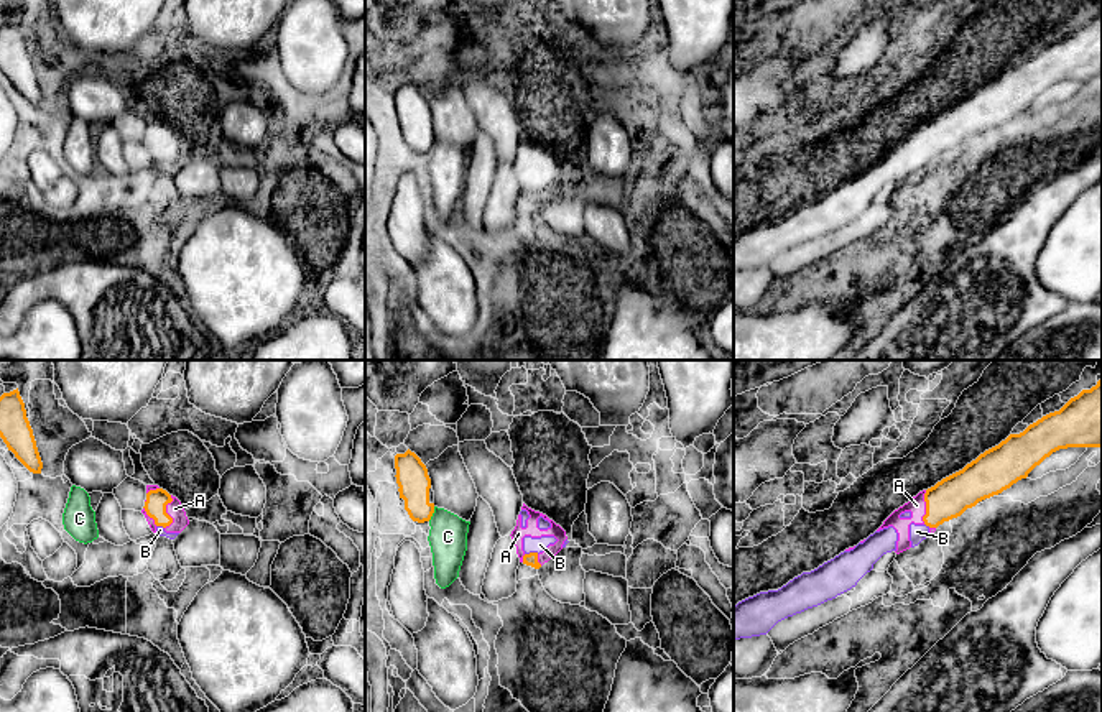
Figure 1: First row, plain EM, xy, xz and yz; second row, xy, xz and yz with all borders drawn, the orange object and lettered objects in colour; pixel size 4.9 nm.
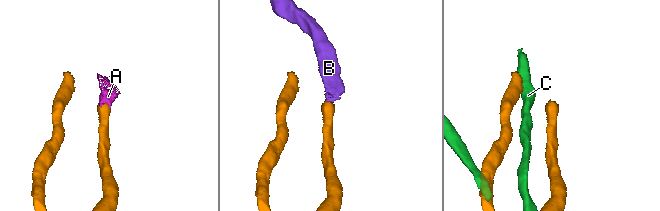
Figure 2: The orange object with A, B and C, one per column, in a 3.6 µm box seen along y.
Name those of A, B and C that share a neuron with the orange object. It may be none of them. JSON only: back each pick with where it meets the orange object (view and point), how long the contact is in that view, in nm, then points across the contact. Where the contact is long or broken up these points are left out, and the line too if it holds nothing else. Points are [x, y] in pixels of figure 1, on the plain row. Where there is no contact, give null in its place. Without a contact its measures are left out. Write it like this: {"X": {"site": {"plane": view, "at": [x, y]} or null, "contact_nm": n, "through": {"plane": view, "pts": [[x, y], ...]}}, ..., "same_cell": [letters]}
{"A": {"site": {"plane": "xy", "at": [165, 143]}, "contact_nm": 170}, "B": {"site": {"plane": "xz", "at": [532, 184]}, "contact_nm": 70}, "same_cell": ["A", "B"]}

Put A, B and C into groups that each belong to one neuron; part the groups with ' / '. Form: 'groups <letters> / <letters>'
groups A B / C

